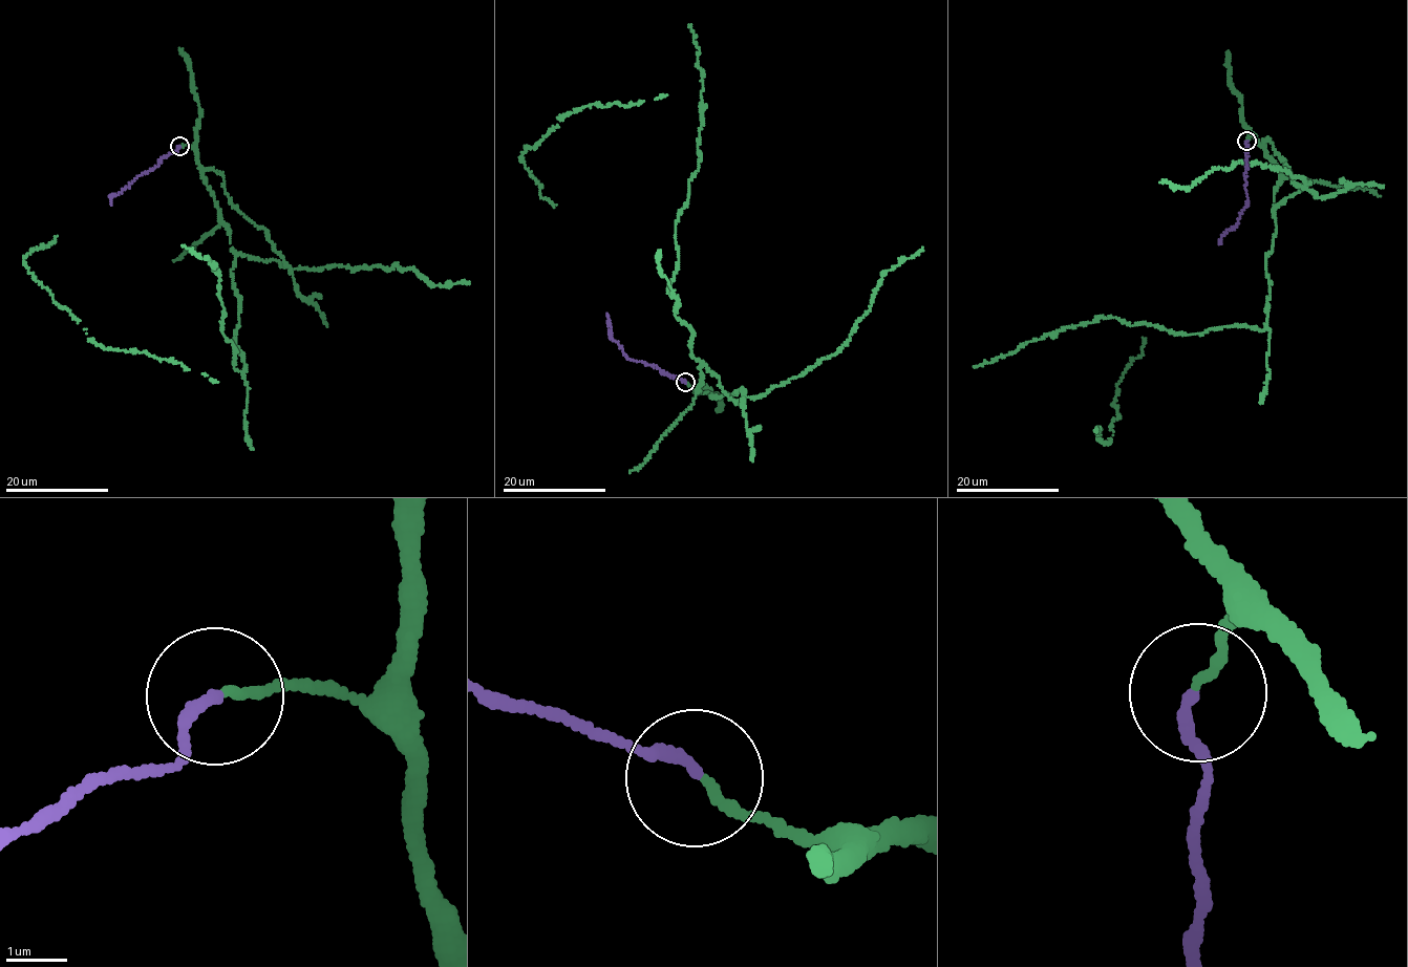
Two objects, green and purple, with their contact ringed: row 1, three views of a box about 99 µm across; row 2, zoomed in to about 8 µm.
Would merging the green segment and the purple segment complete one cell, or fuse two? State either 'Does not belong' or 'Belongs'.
Belongs

